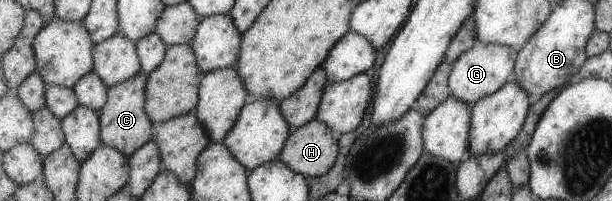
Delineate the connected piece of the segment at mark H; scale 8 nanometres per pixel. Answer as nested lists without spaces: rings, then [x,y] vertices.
[[[312,119],[303,127],[293,129],[280,159],[309,178],[325,175],[339,157],[341,137],[341,132],[336,132],[323,120]]]

